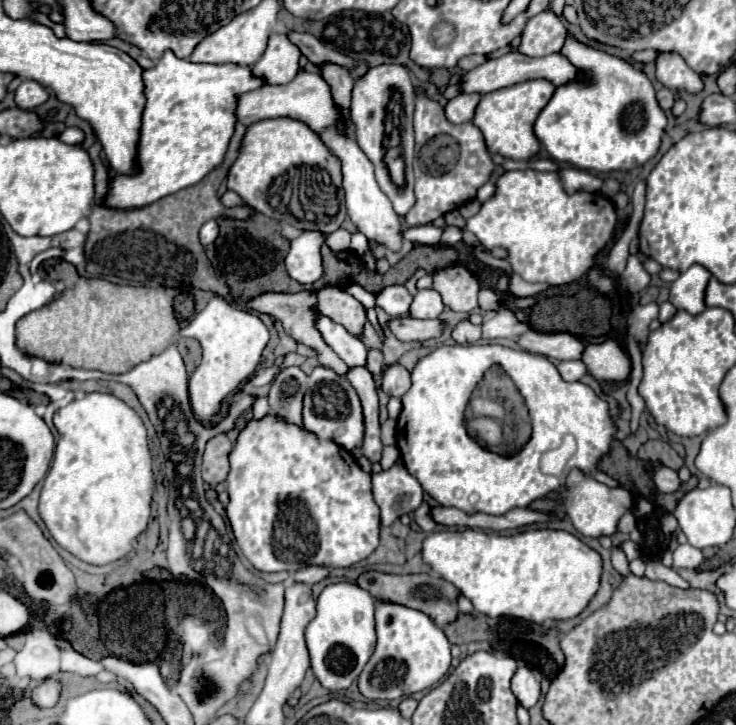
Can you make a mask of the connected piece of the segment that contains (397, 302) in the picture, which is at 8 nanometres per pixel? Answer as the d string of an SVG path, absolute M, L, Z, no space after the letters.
M388 285L374 293L376 305L382 307L390 317L406 317L412 295L402 285Z

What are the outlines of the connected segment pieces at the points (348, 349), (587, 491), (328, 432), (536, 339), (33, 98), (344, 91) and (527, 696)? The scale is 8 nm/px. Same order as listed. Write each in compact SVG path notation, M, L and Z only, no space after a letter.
M314 305L310 311L314 313L314 327L320 331L326 345L336 351L348 367L366 363L366 347L354 335L350 335L344 325L338 325L330 317L326 317L318 309L318 305Z
M572 469L566 479L566 485L562 487L562 507L568 519L574 523L574 527L580 533L588 537L612 535L616 533L618 519L632 507L632 495L626 489L614 489L614 487L602 485L592 475L580 469Z
M316 367L308 379L308 391L304 395L302 409L304 427L320 439L332 439L342 445L346 451L362 447L364 441L364 415L356 389L348 383L346 377L336 375L328 367Z
M528 329L516 339L516 343L530 353L538 353L556 361L580 359L584 351L584 343L570 333L538 333Z
M22 81L16 91L16 105L20 109L34 109L48 99L48 91L36 81Z
M324 63L318 69L320 69L320 75L328 81L336 103L344 111L344 121L346 121L348 119L348 113L350 113L348 109L350 109L350 93L352 93L354 77L346 71L346 67L340 67L336 63Z
M522 661L518 663L518 669L512 677L512 693L516 695L522 707L530 709L538 701L541 695L542 678L544 677L538 669L529 668Z

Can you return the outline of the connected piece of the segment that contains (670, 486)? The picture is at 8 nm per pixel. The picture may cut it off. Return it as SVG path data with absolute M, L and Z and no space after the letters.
M656 465L656 467L650 467L648 471L650 471L650 477L652 477L652 481L654 481L654 485L656 485L658 491L672 493L672 491L678 489L680 479L678 479L678 475L676 475L674 469L670 469L666 465Z

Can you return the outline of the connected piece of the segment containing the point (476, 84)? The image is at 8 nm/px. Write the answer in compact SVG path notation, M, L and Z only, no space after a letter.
M512 51L512 53L502 55L498 59L488 59L486 63L478 65L476 69L464 73L460 77L458 89L460 89L460 93L486 95L490 91L504 89L504 87L510 87L510 85L516 85L516 83L524 83L528 79L548 79L554 85L562 85L562 83L566 83L566 81L570 81L574 77L576 77L574 65L570 65L570 61L566 61L566 57L562 57L560 53L552 53L552 55L546 55L546 57L540 57L540 59L532 59L532 57L526 57L522 53Z

